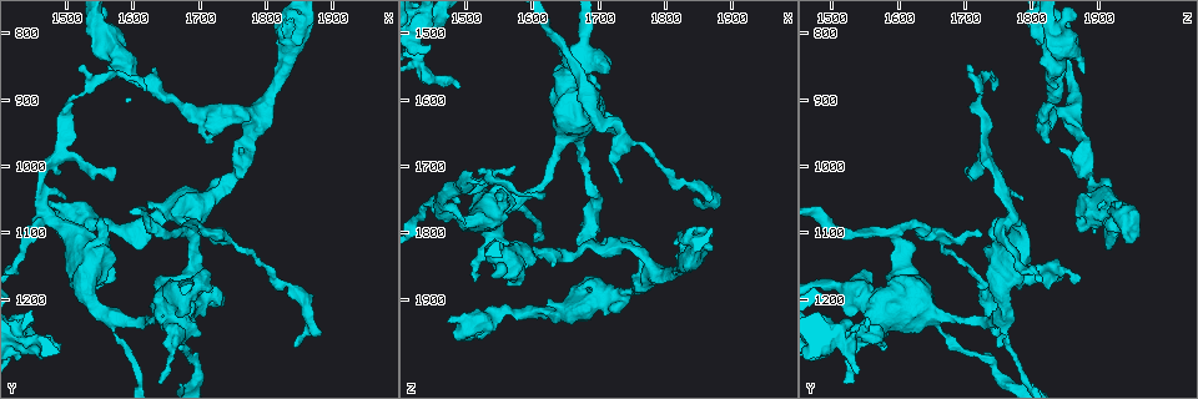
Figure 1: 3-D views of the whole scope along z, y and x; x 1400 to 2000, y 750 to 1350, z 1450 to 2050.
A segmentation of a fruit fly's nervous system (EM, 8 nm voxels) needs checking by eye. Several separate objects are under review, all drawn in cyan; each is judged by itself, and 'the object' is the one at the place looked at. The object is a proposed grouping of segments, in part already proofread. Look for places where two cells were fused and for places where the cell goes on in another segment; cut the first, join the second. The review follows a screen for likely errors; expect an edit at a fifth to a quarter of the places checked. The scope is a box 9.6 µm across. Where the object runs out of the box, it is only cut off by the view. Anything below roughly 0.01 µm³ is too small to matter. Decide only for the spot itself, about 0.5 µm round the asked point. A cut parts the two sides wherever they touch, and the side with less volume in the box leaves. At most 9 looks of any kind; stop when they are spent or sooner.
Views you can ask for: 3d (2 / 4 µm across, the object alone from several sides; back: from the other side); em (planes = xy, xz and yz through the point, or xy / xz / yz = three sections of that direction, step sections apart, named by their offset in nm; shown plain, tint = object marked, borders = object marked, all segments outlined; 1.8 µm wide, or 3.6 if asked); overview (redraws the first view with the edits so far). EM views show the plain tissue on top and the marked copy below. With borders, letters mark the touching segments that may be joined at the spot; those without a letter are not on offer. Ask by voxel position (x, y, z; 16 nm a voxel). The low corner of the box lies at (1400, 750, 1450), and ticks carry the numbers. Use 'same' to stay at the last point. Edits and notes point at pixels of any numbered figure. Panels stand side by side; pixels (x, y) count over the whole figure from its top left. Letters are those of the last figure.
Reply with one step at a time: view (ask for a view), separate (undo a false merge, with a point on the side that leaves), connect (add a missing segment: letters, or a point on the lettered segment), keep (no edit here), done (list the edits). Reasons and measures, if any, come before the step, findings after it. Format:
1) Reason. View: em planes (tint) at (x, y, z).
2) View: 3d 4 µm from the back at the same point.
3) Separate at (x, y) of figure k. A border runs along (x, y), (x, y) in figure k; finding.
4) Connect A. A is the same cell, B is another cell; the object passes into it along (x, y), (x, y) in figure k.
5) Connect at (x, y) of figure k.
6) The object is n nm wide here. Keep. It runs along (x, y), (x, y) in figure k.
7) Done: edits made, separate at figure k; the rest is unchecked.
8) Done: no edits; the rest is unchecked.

Branch stops here. View: em xy step 4 (tint) at (1575, 1005, 1700).

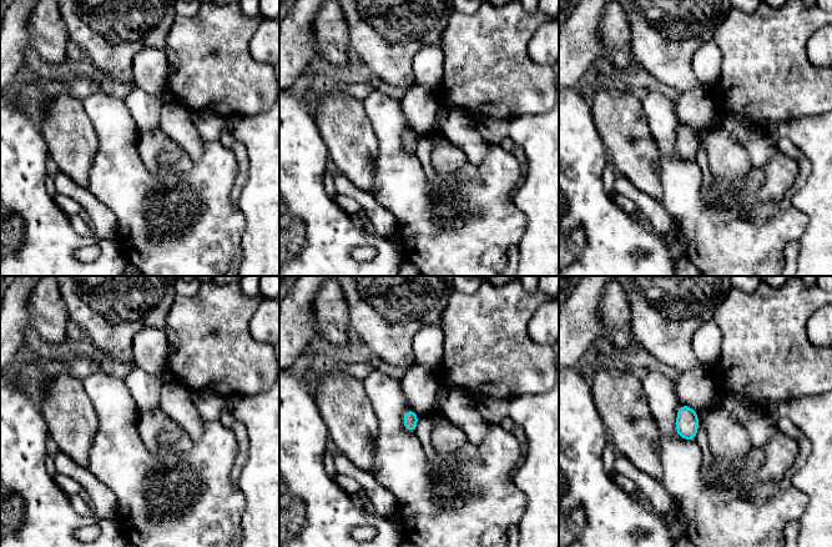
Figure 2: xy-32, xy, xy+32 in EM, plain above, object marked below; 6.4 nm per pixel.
View: em planes (borders) at the same point.

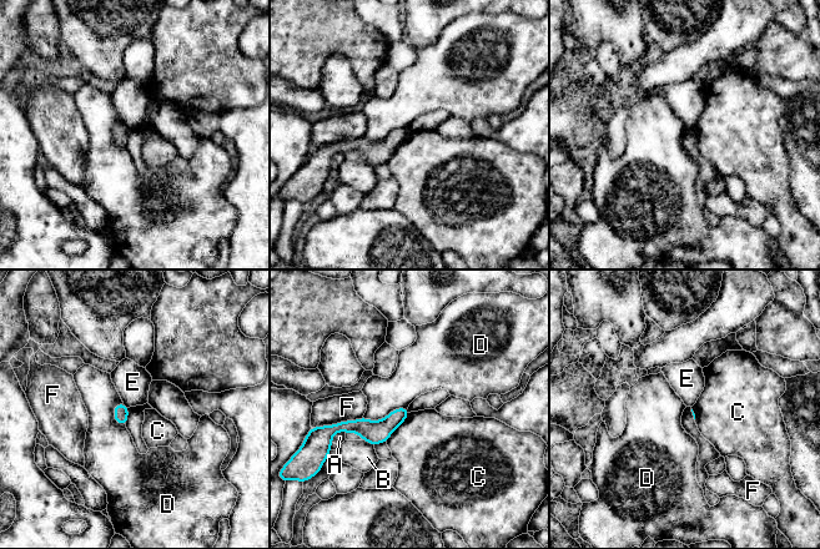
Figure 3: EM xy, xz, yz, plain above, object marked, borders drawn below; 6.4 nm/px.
Keep. A, B, C, D, E and F are other cells; none of them fits.

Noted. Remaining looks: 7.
Abrupt turn. View: em planes (tint) at (1490, 1085, 1950).

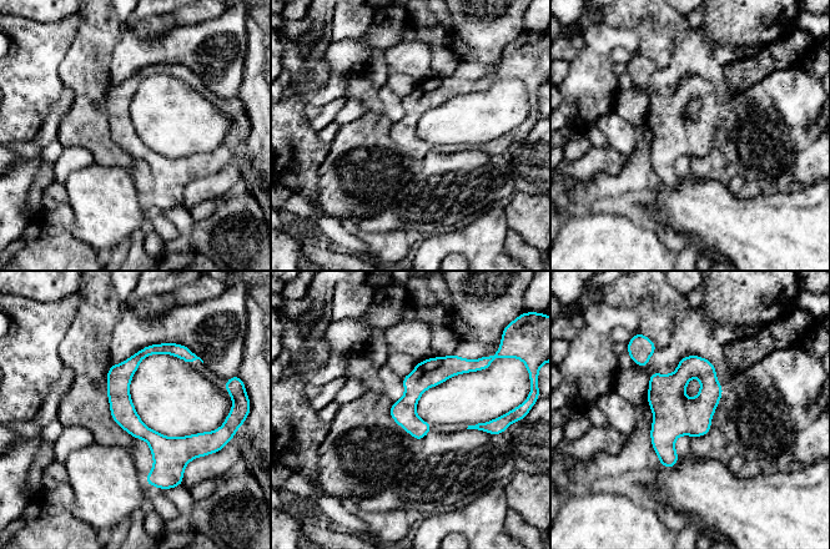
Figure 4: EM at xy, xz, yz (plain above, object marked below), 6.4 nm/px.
See the neighbours. View: em planes (borders) at the same point.

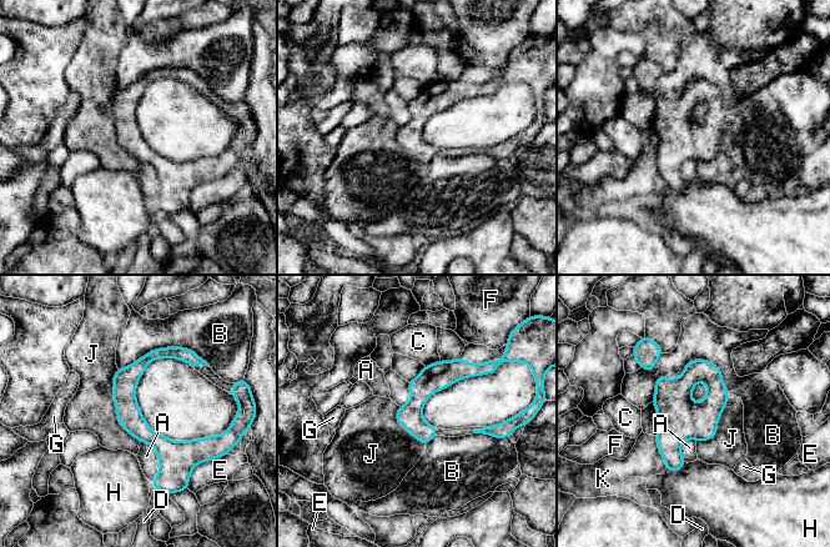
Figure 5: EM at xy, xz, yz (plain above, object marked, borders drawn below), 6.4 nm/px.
The object is 160 nm wide here; the longest contact is with B, 500 nm. Keep. A, B, C, D, E, F, G, H, J and K are other cells; all the same cell.

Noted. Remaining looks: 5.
Branch stops here. View: em 3.6 µm planes (borders) at (1625, 1055, 1910).

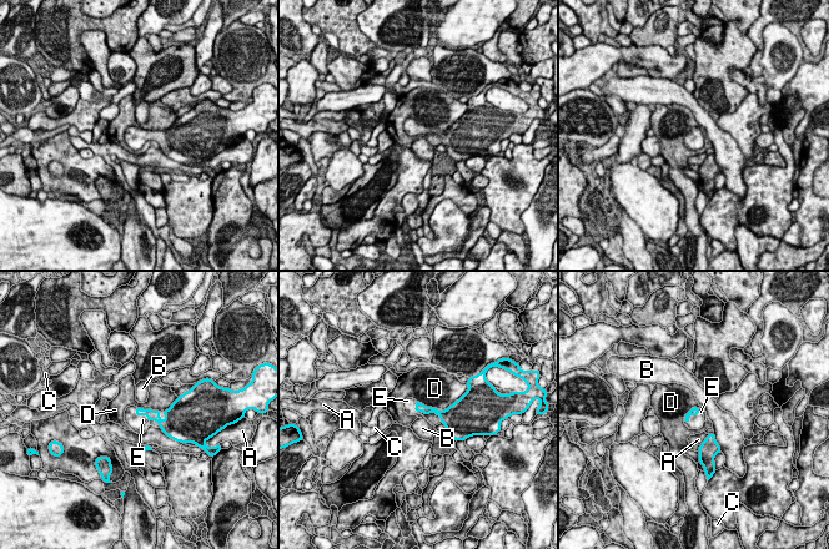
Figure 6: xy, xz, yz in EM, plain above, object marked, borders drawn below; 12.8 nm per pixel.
The object is 120 nm wide here. Connect E. E is the same cell, A, B, C and D are other cells; the object passes into it along (694, 411), (693, 414), (696, 422) in figure 6; it goes on there.

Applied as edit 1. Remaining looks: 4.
Side arm on a straight run. View: 3d 4 µm at (1690, 1100, 1595).

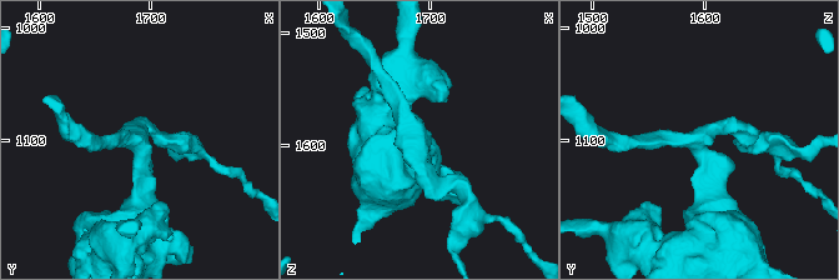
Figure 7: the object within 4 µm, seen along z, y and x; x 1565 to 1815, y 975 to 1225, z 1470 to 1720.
3 arms meet here; the arms are 190, 200, 340 nm wide. View: em 3.6 µm planes (tint) at (1688, 1102, 1596).

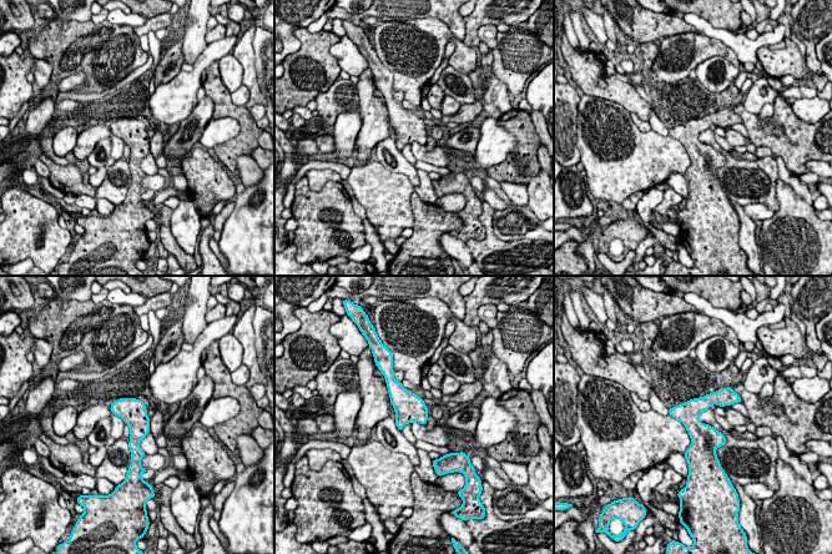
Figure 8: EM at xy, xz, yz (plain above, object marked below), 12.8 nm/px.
See the neighbours. View: em 3.6 µm planes (borders) at the same point.

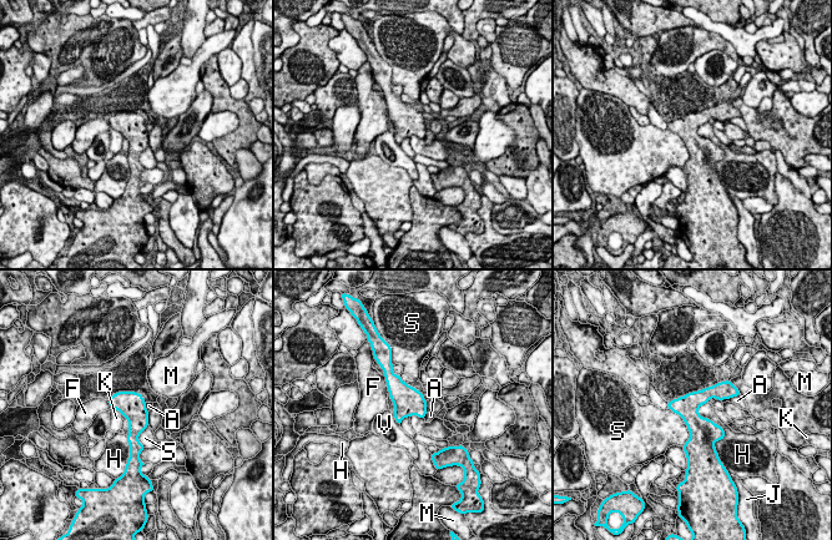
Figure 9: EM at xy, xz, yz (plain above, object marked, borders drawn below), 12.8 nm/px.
The object is 300 nm wide here; the longest contact is with H, 600 nm. Keep. A, F, H, J, K, M, S and V are other cells; one cell here.

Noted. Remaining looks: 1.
Done: edits made, connect at figure 6; the rest is unchecked.

